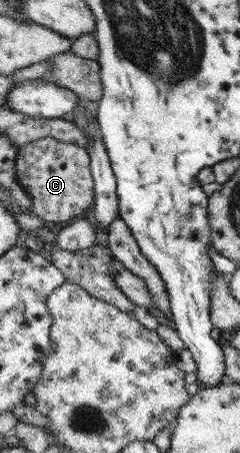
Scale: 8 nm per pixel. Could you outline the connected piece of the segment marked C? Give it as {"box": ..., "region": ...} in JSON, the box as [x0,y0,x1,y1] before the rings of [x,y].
{"box":[17,136,94,224],"region":[[[47,136],[17,149],[17,182],[29,195],[33,212],[47,223],[60,224],[81,217],[94,202],[94,182],[87,149]]]}

